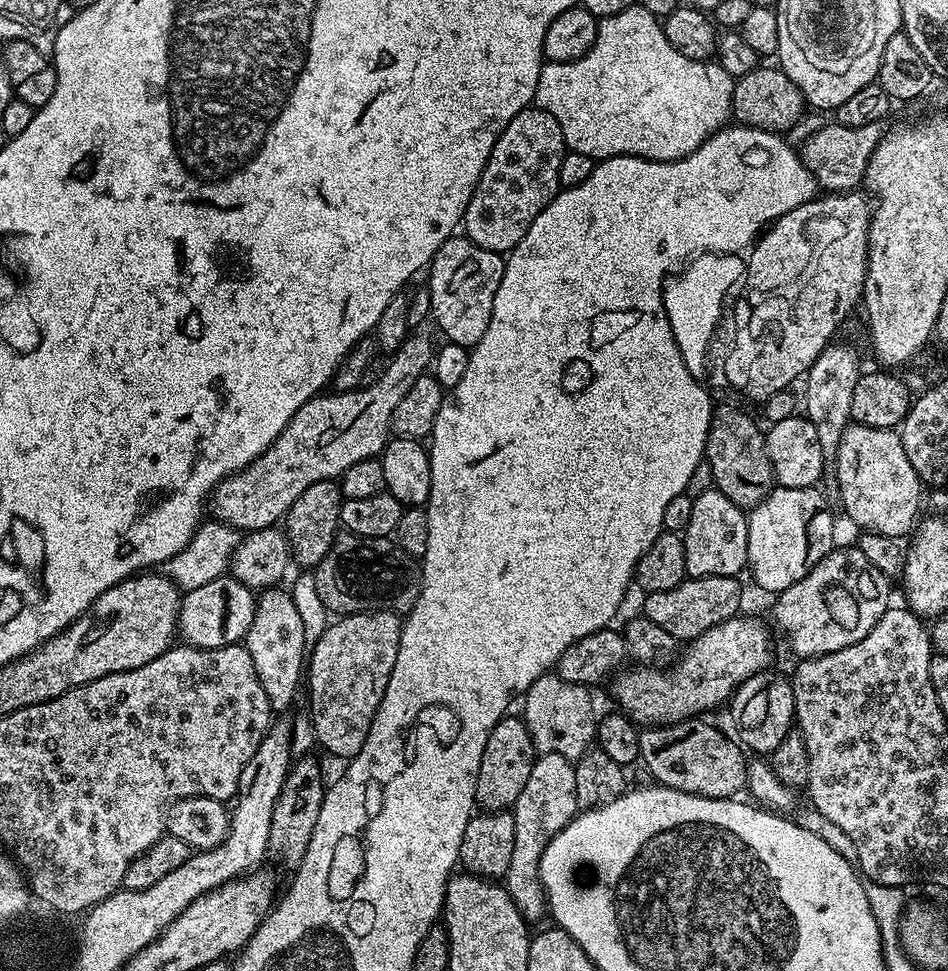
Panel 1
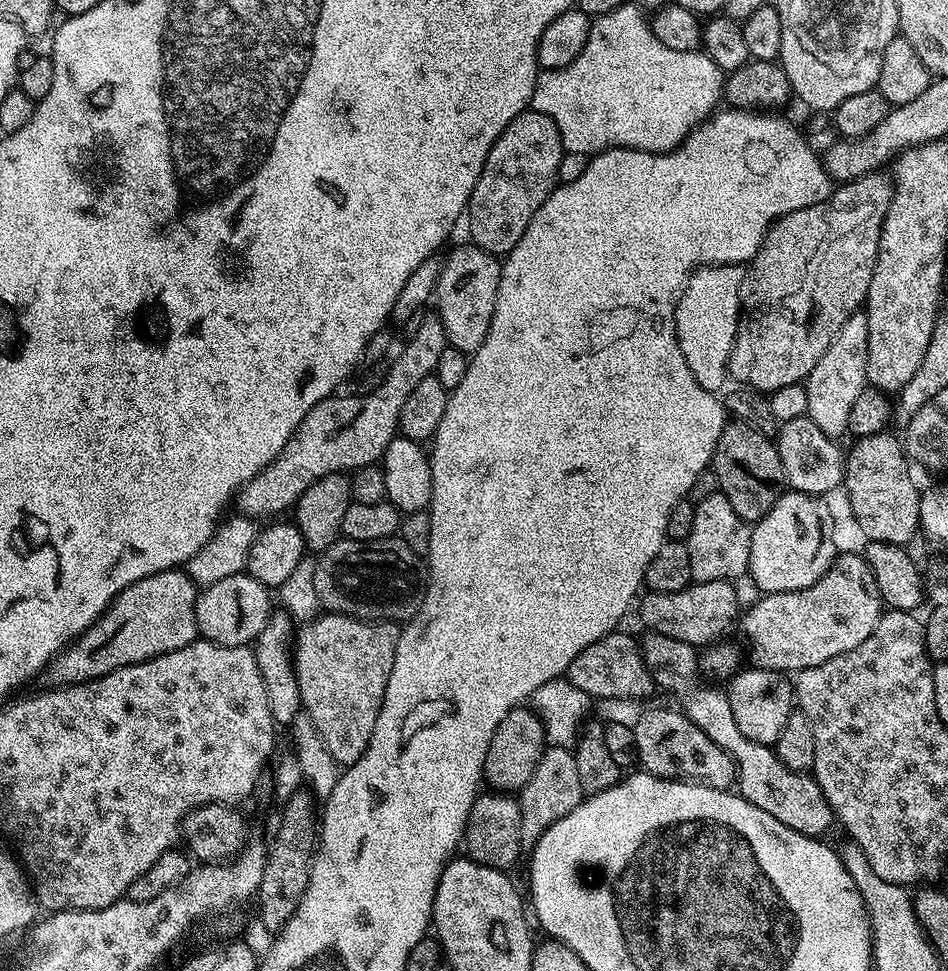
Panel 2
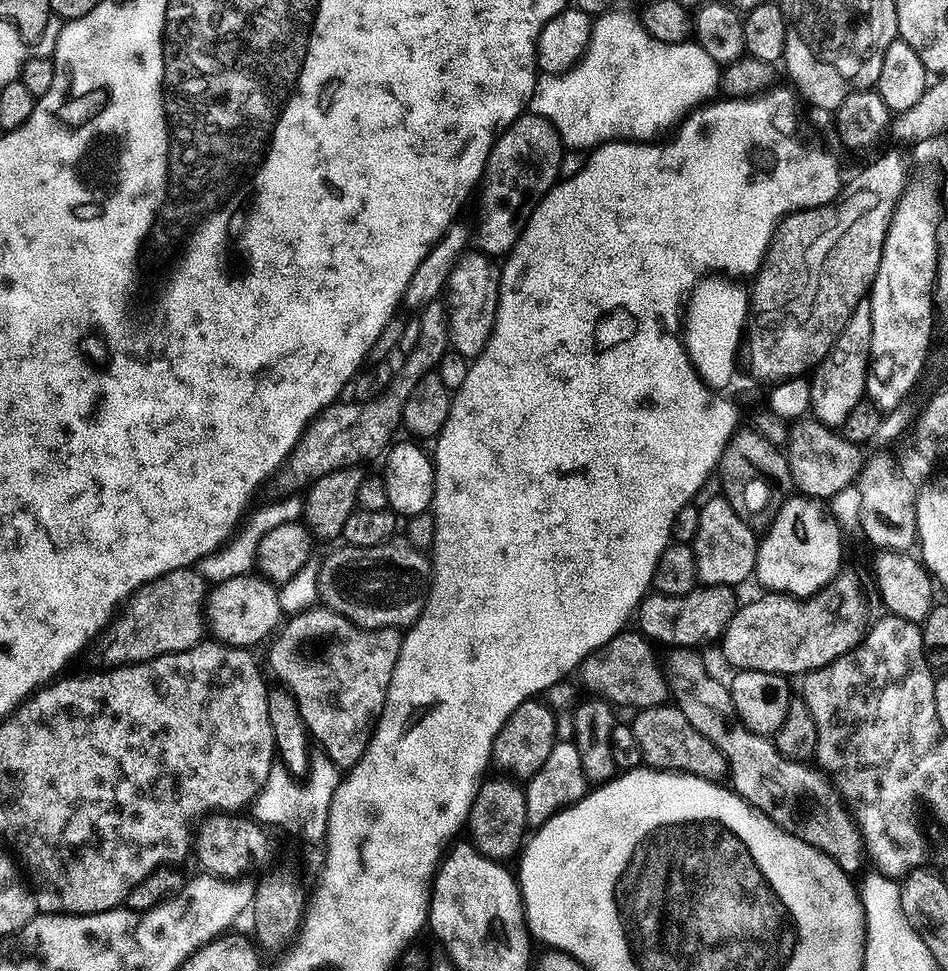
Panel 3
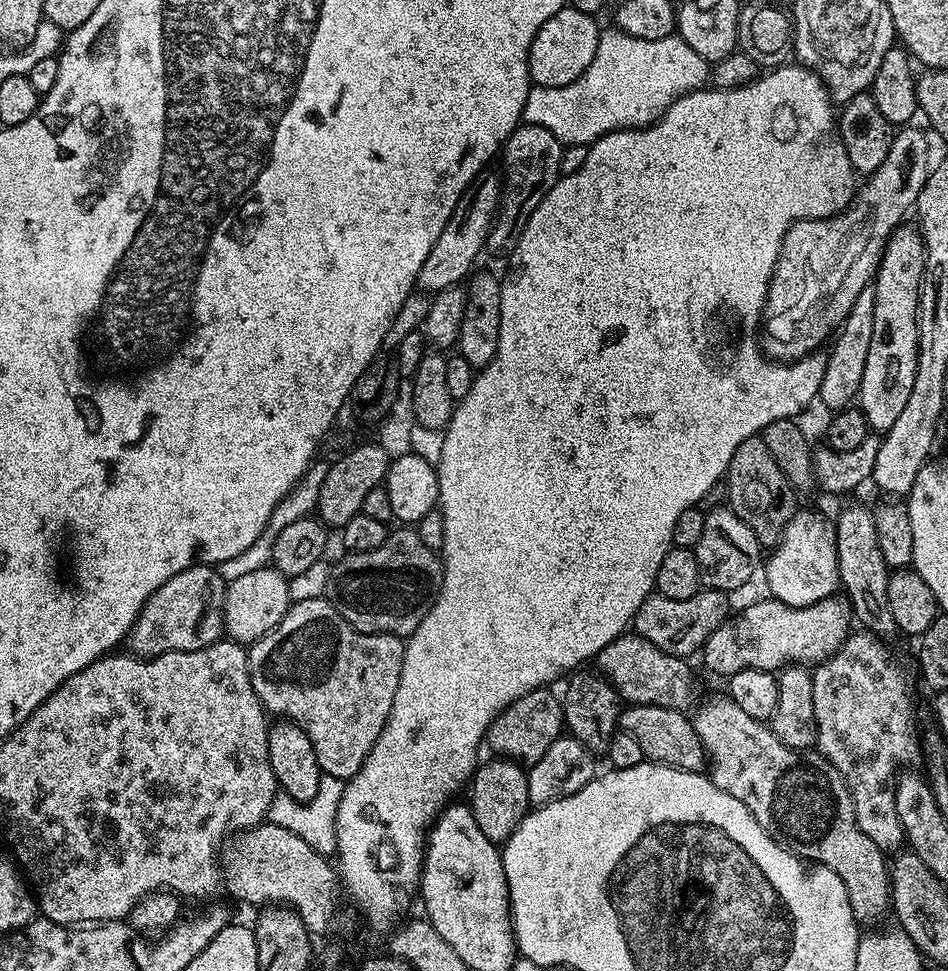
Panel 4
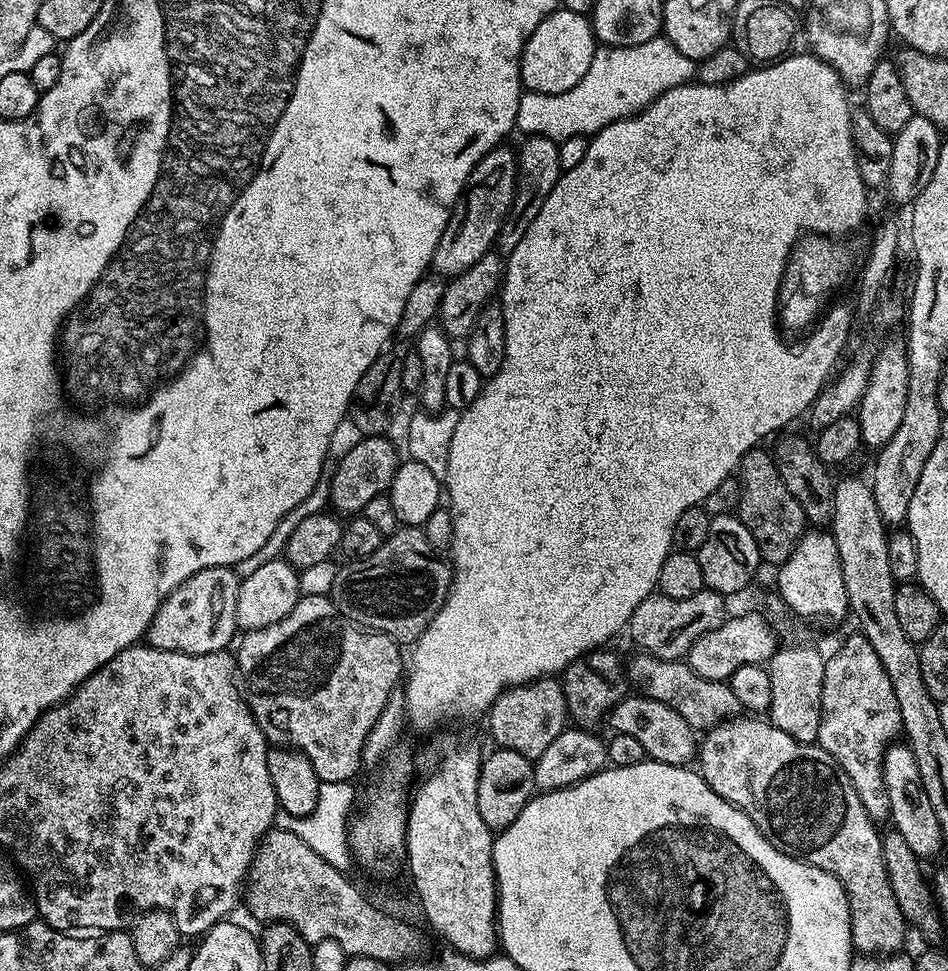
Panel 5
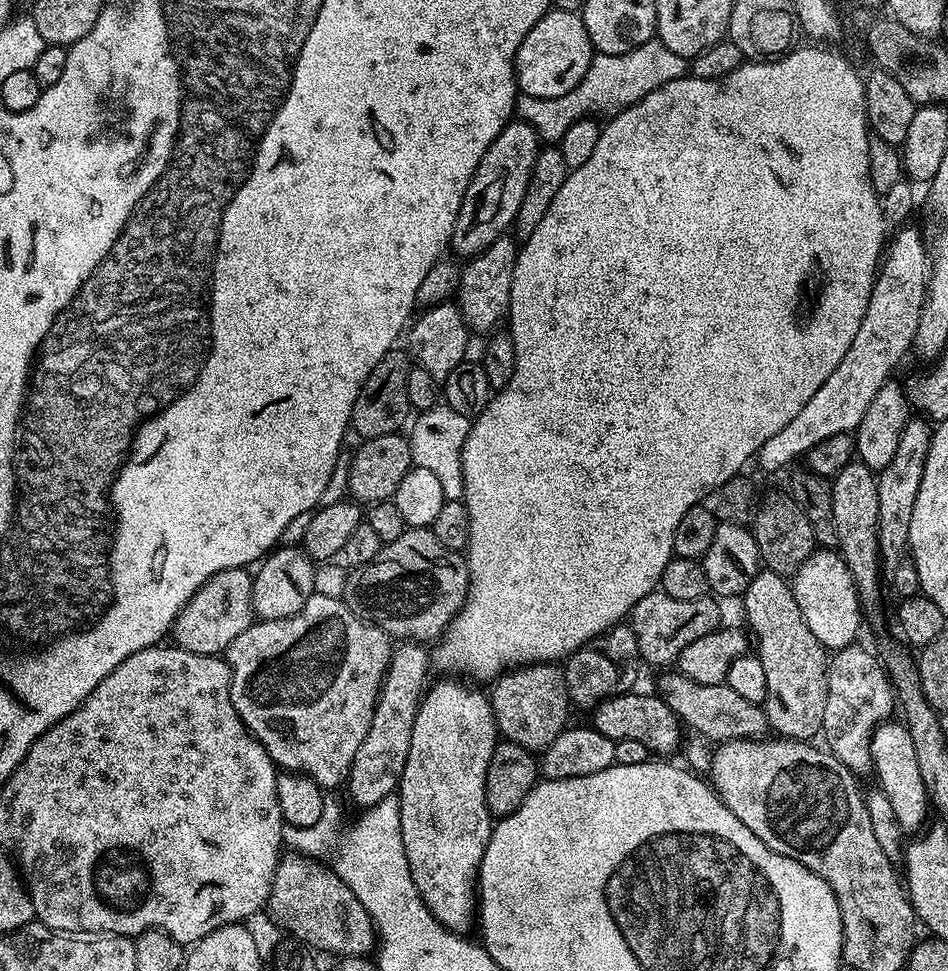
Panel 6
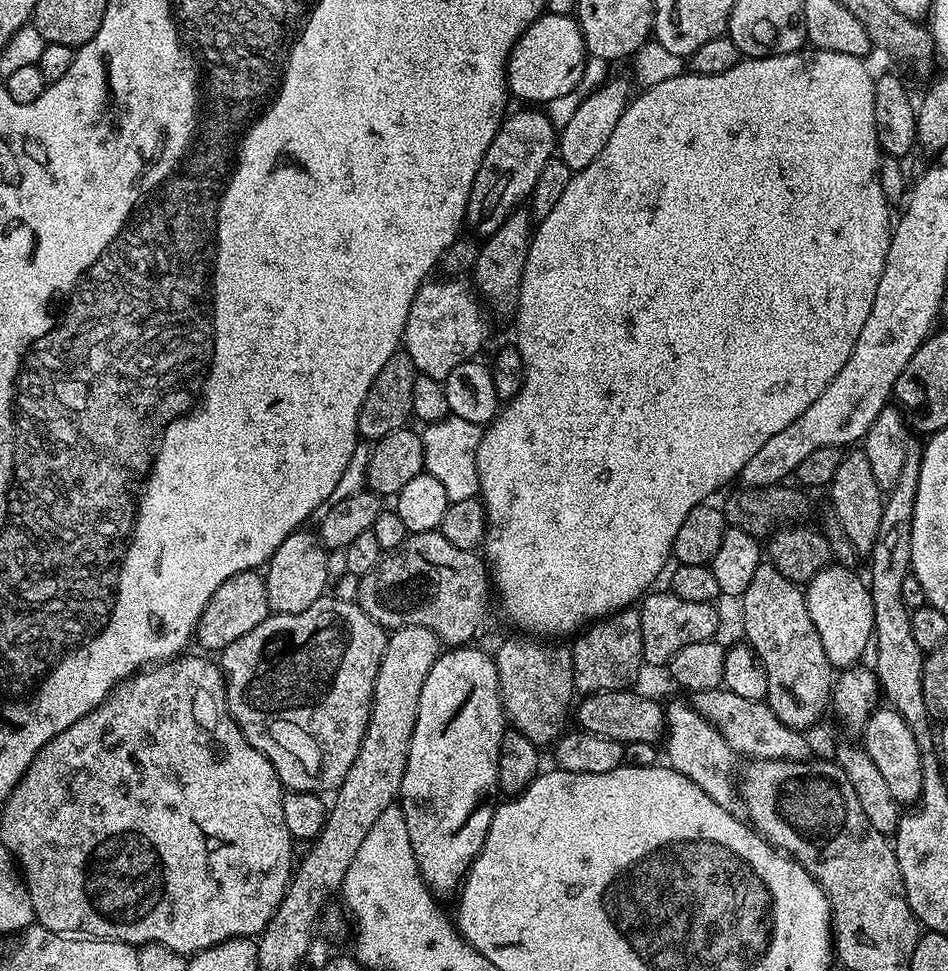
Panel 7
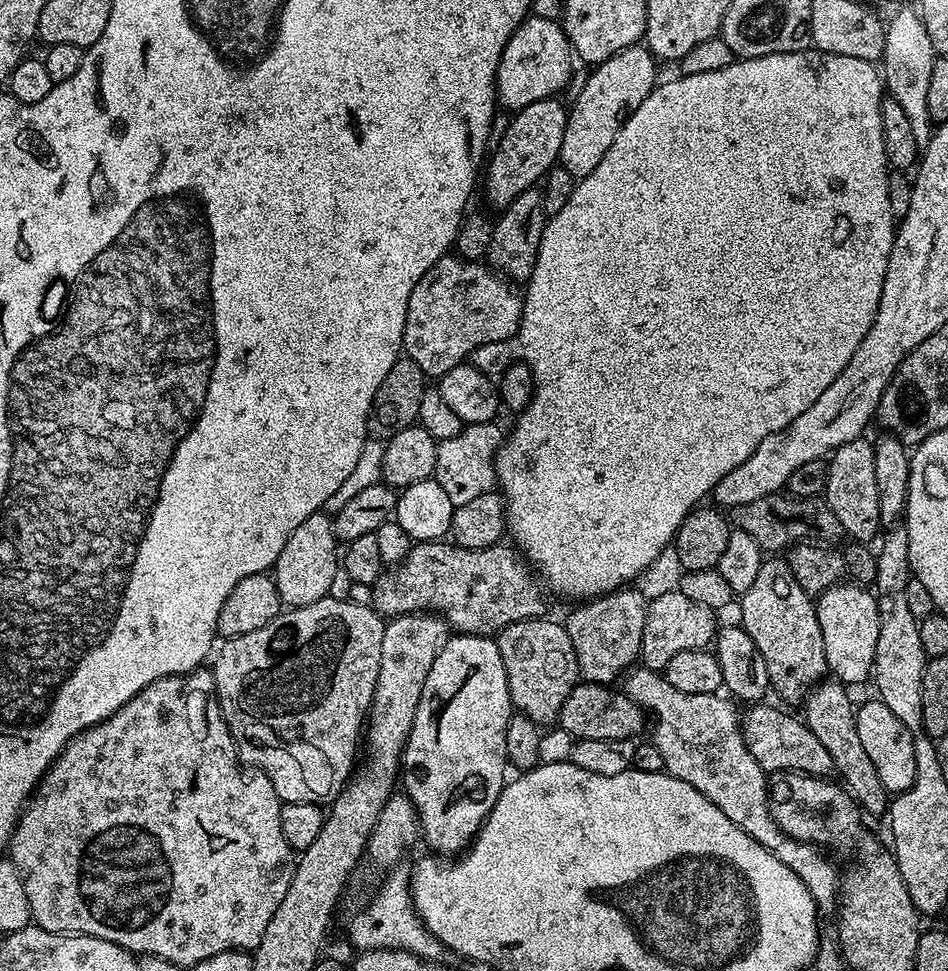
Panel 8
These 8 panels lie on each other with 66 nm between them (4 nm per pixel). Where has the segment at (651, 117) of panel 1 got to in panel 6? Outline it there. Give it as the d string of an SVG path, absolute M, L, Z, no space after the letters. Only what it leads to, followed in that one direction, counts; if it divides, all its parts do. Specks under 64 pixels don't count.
M653 38L626 54L593 55L591 66L578 82L578 86L574 86L574 90L549 100L521 95L516 101L515 111L519 119L525 120L540 135L541 141L559 142L574 122L596 114L592 112L611 113L613 110L623 110L629 104L637 104L655 88L661 88L663 84L669 84L672 80L681 79L685 72L685 57L674 54L674 50L660 43L659 39Z

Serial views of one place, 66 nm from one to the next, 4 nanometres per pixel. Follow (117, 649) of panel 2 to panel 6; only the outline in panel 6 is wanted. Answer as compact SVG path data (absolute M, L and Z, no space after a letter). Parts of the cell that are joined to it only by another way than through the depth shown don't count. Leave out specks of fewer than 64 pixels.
M227 568L214 574L178 614L171 630L171 635L176 636L175 643L203 656L215 656L227 650L230 642L254 623L252 578L253 573L248 568Z

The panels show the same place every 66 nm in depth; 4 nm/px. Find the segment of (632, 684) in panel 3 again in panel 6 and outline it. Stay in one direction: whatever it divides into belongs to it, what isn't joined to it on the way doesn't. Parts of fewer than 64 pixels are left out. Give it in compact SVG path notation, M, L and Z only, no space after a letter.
M679 674L664 676L660 680L658 694L676 712L681 725L693 728L697 737L705 741L723 742L726 740L754 740L769 731L764 709L754 702L746 702L728 683L702 686L702 682L690 682L690 678Z

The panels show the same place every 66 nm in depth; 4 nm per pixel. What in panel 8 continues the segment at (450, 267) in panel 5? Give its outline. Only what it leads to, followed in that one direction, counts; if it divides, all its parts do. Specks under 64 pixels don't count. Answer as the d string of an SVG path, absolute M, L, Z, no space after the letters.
M560 98L530 102L530 106L519 108L509 119L505 133L500 140L495 141L487 157L488 173L482 176L482 188L484 184L484 192L496 210L503 210L527 188L537 187L548 175L548 171L557 167L567 121L568 108Z

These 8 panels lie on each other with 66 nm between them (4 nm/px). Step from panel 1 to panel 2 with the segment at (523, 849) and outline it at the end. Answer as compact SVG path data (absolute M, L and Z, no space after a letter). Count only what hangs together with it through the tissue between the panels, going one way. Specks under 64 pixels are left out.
M545 747L542 758L538 762L538 770L530 774L530 782L518 793L522 810L522 842L525 846L537 844L540 835L558 818L570 814L585 799L582 782L578 782L578 762L575 751L571 747Z

